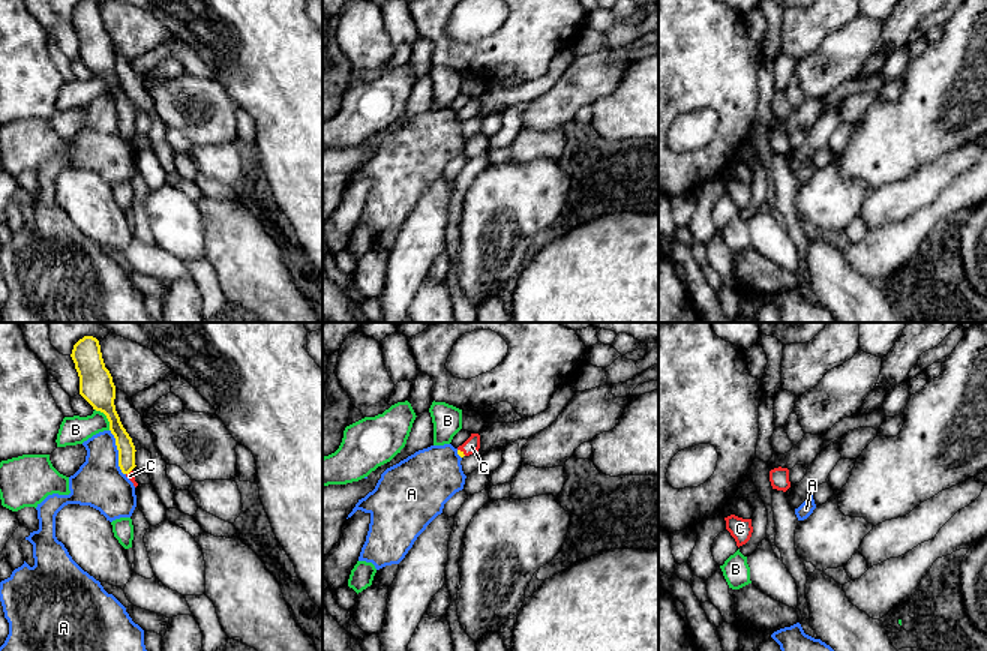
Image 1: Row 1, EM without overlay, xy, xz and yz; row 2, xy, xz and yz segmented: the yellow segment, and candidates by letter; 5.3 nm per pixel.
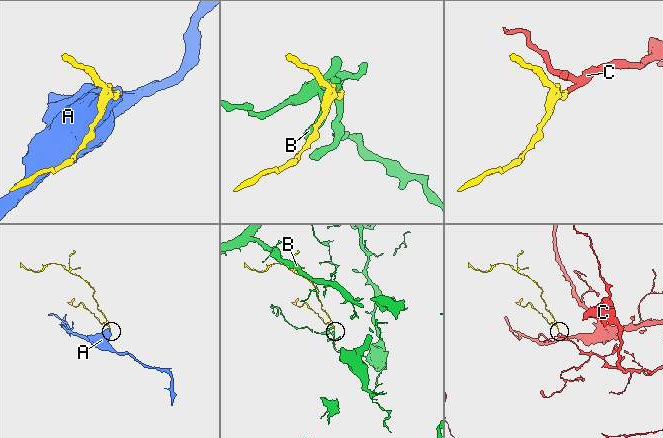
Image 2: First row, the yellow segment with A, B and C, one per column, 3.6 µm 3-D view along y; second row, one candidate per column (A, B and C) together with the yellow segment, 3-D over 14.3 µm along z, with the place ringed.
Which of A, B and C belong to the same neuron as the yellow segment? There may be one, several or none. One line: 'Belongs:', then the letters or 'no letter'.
Belongs: C

